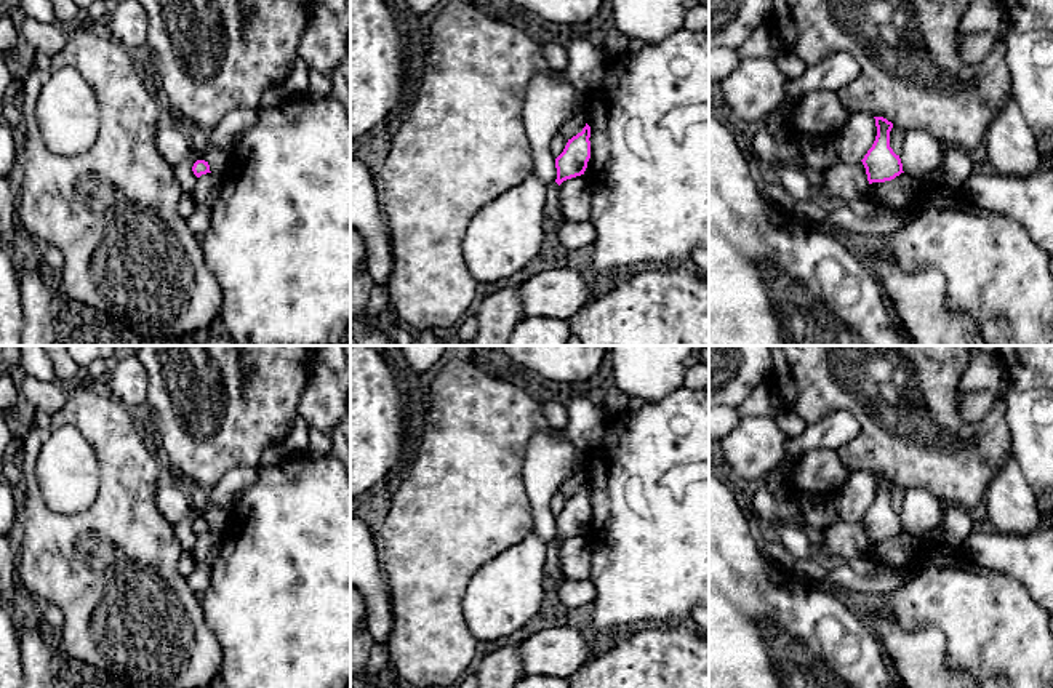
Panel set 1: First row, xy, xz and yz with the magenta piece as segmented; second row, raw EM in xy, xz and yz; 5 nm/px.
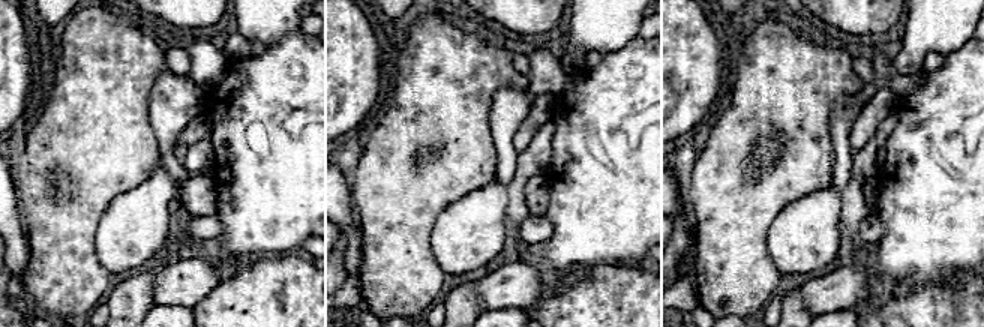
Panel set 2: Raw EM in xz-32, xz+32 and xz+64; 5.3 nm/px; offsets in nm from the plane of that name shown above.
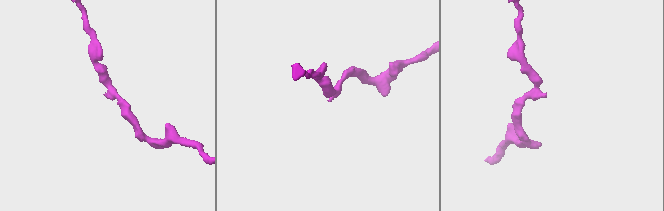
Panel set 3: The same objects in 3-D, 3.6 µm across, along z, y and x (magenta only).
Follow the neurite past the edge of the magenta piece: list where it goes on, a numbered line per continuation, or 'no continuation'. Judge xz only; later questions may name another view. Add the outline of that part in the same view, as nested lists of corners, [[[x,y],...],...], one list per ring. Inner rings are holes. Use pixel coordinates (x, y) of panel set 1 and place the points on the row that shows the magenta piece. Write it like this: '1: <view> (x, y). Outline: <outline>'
1: xz (554, 215). Outline: [[[552,182],[547,186],[546,195],[546,226],[552,230],[565,221],[563,210],[560,208],[559,187],[560,186],[557,182]]]

